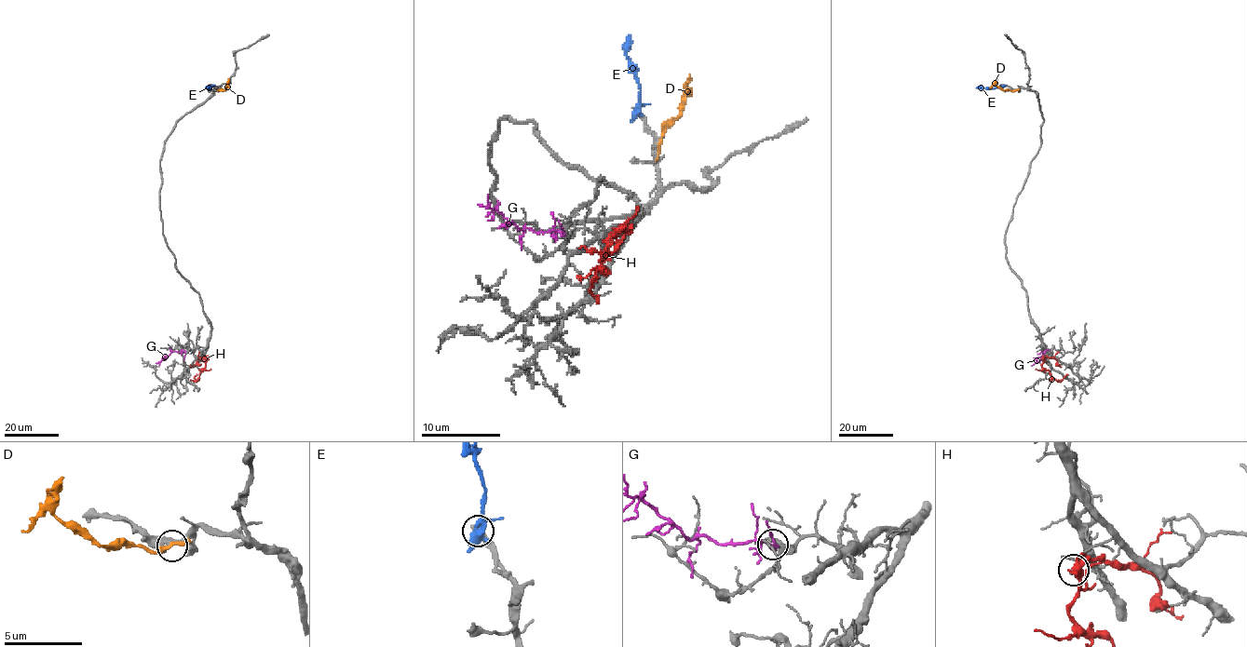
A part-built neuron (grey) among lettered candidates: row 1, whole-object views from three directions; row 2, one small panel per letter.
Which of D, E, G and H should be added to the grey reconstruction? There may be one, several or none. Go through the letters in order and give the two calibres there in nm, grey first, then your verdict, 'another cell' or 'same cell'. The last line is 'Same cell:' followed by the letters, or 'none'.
D: 440/320 nm | another cell
E: 550/440 nm | another cell
G: 320/180 nm | another cell
H: 160/380 nm | another cell
Same cell: none

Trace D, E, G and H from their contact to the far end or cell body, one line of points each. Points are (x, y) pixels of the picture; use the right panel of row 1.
D: (1016, 90), (1002, 90), (995, 84), (989, 87)
E: (1002, 86), (976, 87)
G: (1044, 351), (1031, 366)
H: (1042, 358), (1041, 366), (1057, 381), (1068, 374)

